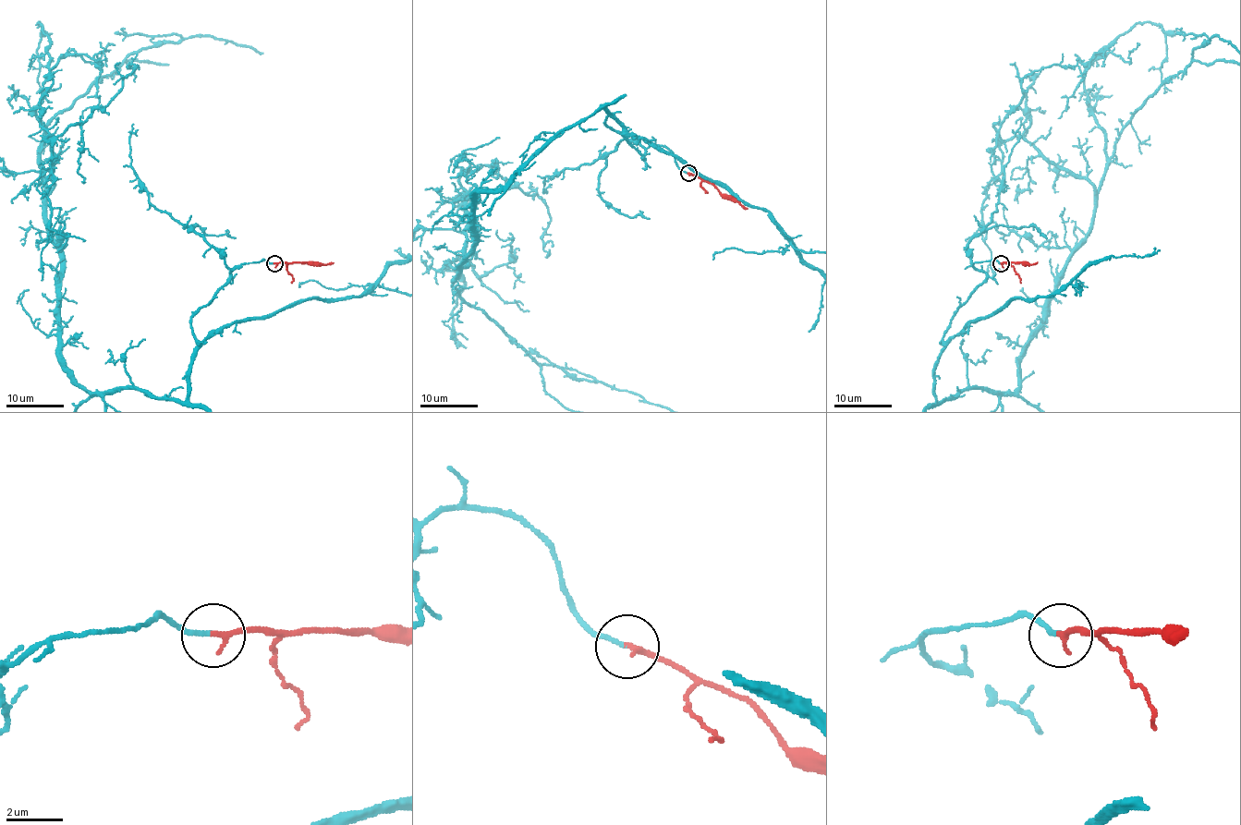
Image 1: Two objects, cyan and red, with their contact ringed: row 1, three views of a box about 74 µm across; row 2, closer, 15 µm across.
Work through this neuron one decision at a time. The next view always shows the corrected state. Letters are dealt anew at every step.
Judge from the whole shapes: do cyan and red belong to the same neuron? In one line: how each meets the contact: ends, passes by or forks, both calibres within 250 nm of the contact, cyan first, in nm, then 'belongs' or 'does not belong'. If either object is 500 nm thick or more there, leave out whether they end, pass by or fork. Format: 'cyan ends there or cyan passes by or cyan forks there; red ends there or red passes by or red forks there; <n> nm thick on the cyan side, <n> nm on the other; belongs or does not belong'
cyan ends there; red ends there; 140 nm thick on the cyan side, 200 nm on the other; belongs

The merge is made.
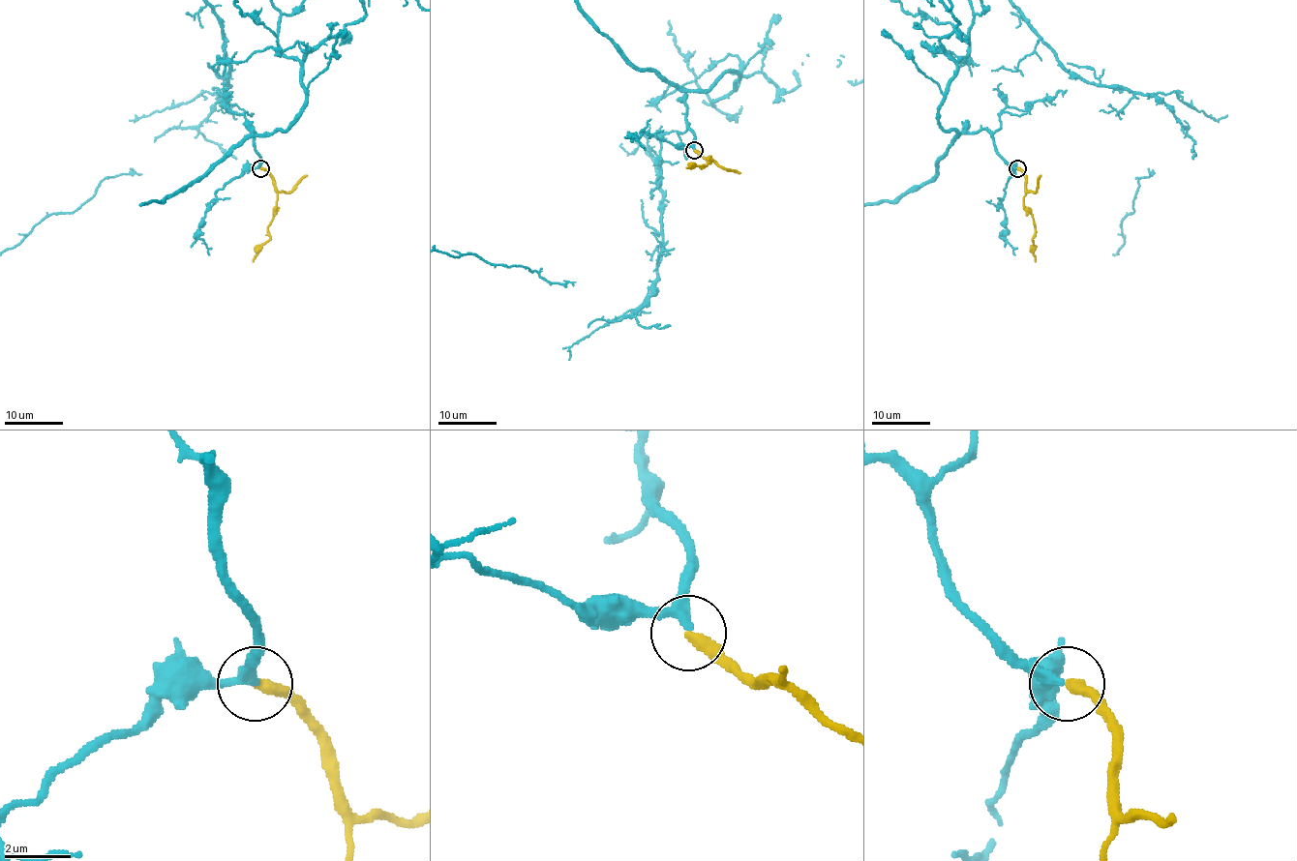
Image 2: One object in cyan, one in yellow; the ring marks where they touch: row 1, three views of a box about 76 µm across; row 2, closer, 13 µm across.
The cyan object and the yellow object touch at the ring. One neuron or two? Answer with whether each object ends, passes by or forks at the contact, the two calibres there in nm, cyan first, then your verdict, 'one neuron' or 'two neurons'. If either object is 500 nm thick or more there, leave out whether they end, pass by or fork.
cyan passes by | yellow ends | 240/360 nm | one neuron

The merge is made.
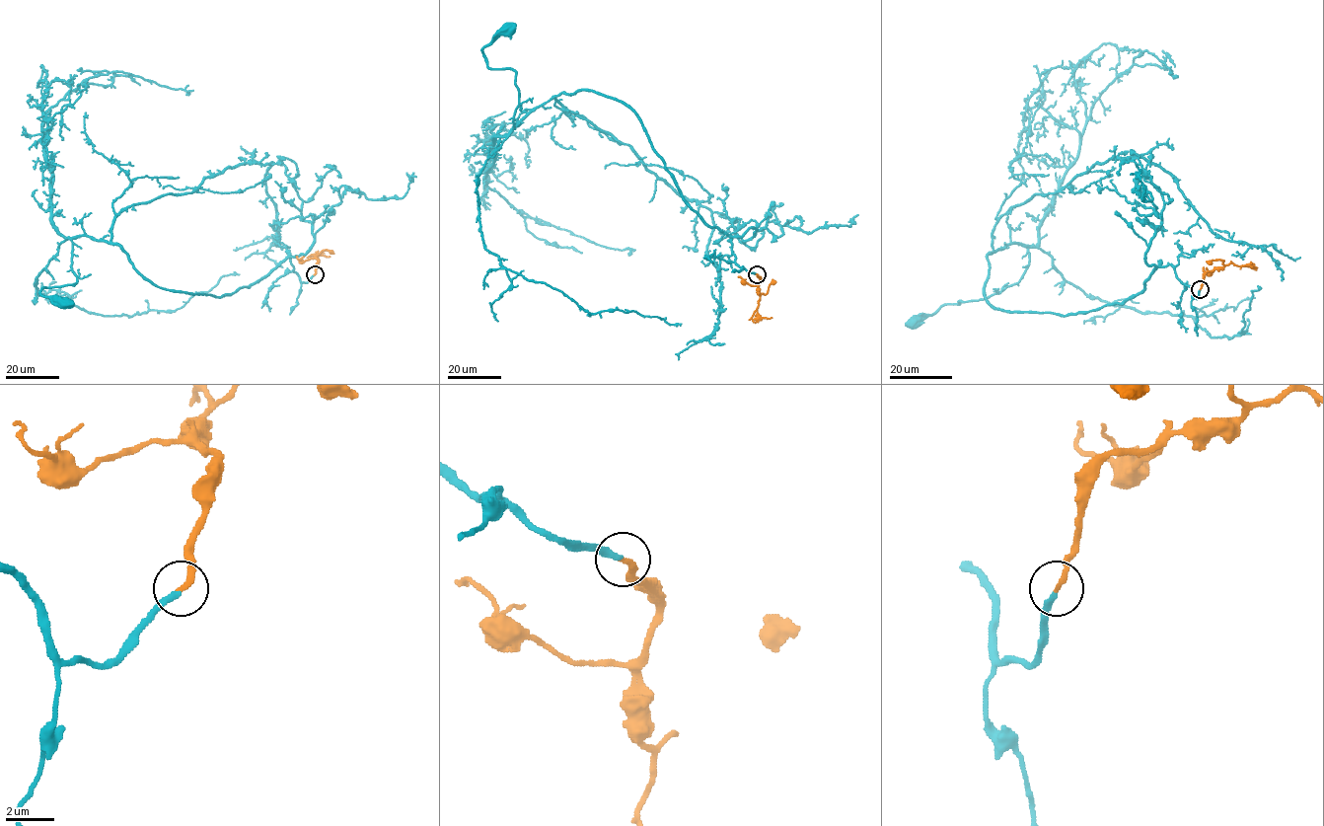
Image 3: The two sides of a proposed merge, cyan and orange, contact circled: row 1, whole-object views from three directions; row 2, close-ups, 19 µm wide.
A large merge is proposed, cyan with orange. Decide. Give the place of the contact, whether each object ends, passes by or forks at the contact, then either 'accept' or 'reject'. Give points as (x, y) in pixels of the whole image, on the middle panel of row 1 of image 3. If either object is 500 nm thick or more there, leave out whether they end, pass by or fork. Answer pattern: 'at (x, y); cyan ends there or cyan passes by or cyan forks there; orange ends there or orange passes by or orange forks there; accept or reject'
at (757, 274); cyan ends there; orange ends there; accept

